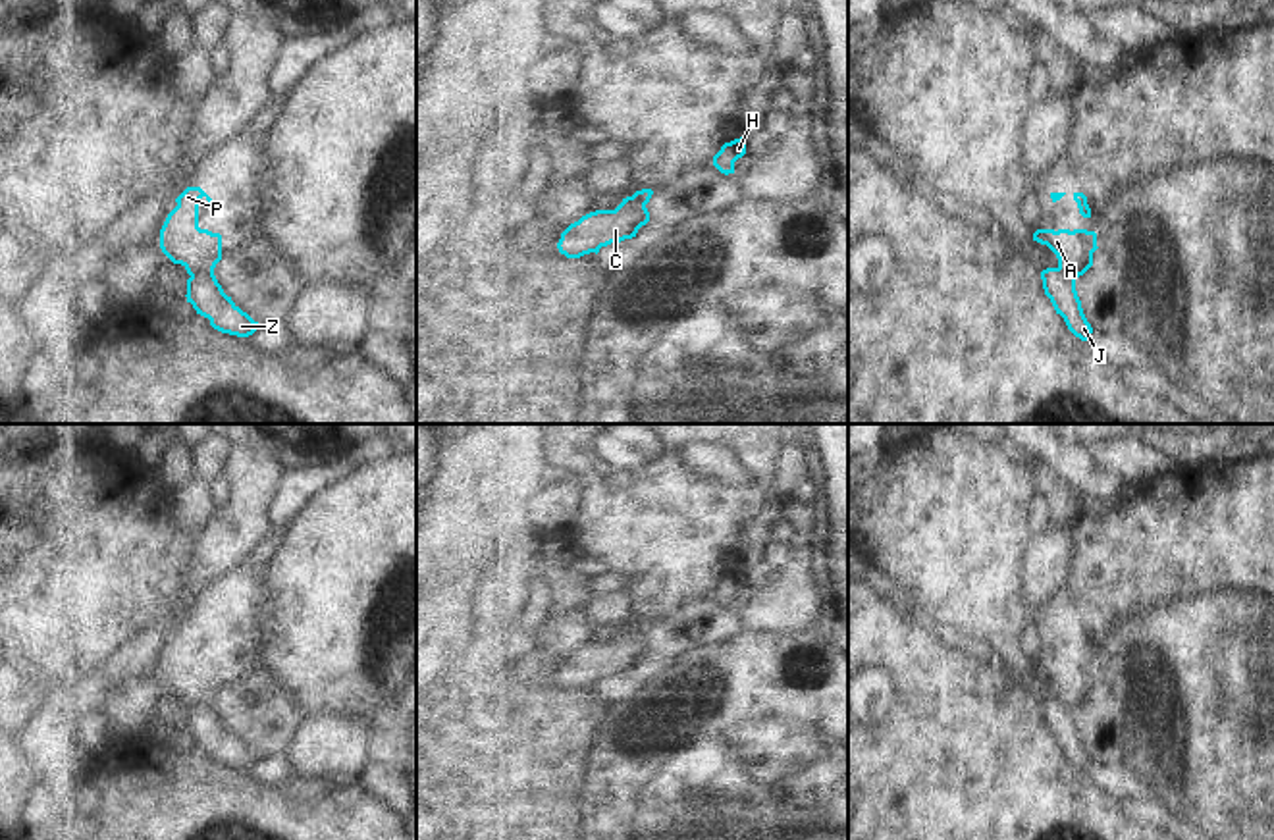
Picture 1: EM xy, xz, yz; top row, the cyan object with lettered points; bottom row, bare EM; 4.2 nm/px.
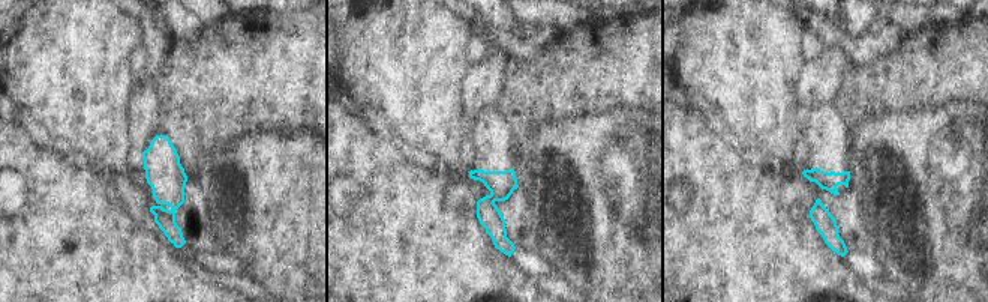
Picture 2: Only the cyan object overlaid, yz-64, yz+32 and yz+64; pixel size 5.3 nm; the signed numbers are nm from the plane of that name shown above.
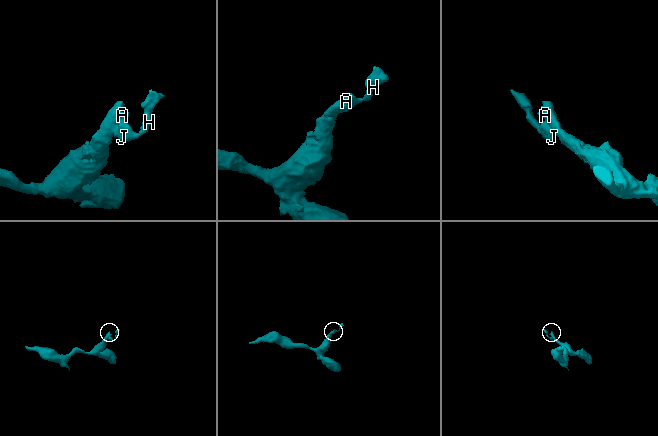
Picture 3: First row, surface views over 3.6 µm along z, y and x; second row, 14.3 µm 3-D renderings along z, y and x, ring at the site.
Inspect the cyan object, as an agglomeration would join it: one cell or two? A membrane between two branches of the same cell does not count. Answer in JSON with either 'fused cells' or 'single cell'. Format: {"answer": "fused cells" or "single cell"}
{"answer": "fused cells"}

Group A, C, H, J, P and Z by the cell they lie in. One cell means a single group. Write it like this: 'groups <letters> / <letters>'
groups A C P / H J Z

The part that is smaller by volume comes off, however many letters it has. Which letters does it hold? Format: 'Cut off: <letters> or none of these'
Cut off: H, J, Z

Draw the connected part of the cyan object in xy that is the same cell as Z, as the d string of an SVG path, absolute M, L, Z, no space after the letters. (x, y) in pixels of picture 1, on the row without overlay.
M202 701L187 711L187 734L193 736L197 746L210 751L210 757L222 765L249 769L258 759L247 744L243 744L231 728L227 728L218 715L214 701Z

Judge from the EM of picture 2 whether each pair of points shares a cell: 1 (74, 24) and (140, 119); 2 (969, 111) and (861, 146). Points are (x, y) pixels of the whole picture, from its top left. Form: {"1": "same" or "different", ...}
{"1": "different", "2": "same"}

